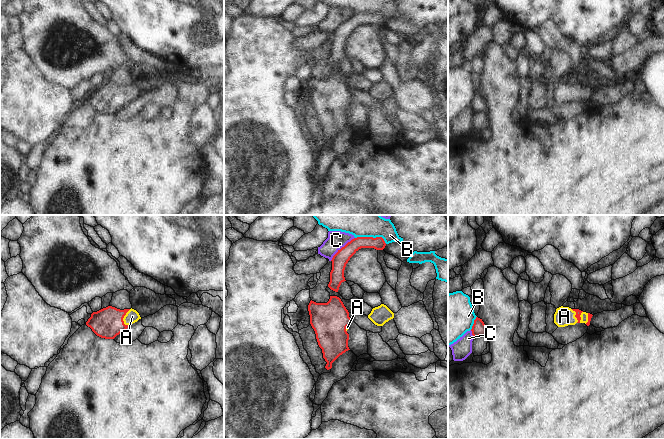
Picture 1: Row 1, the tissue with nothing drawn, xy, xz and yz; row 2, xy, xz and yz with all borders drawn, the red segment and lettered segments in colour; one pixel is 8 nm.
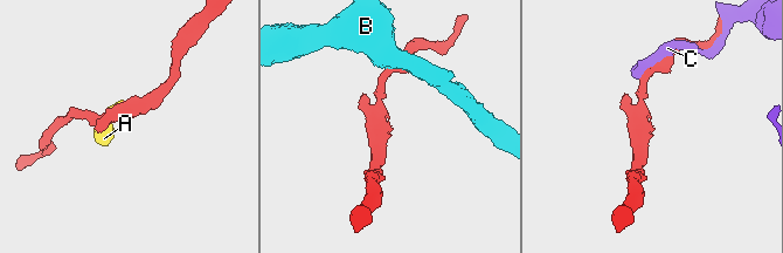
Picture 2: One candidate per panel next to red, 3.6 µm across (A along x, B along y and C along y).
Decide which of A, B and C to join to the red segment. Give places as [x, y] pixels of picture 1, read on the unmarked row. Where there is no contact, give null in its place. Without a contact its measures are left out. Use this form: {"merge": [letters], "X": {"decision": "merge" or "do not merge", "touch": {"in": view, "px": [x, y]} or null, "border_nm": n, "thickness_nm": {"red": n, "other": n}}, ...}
{"merge": ["A"], "A": {"decision": "merge", "touch": {"in": "yz", "px": [575, 91]}, "border_nm": 130, "thickness_nm": {"red": 50, "other": 160}}, "B": {"decision": "do not merge", "touch": {"in": "xz", "px": [371, 13]}, "border_nm": 260, "thickness_nm": {"red": 110, "other": 130}}, "C": {"decision": "do not merge", "touch": {"in": "xz", "px": [341, 24]}, "border_nm": 280, "thickness_nm": {"red": 120, "other": 150}}}

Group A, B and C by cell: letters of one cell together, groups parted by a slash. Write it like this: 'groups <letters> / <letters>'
groups A / B / C

